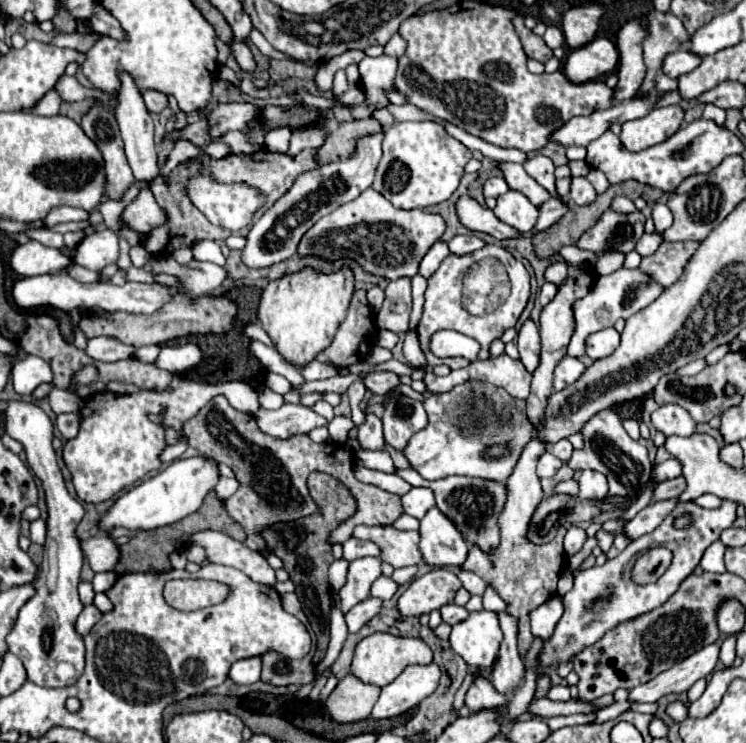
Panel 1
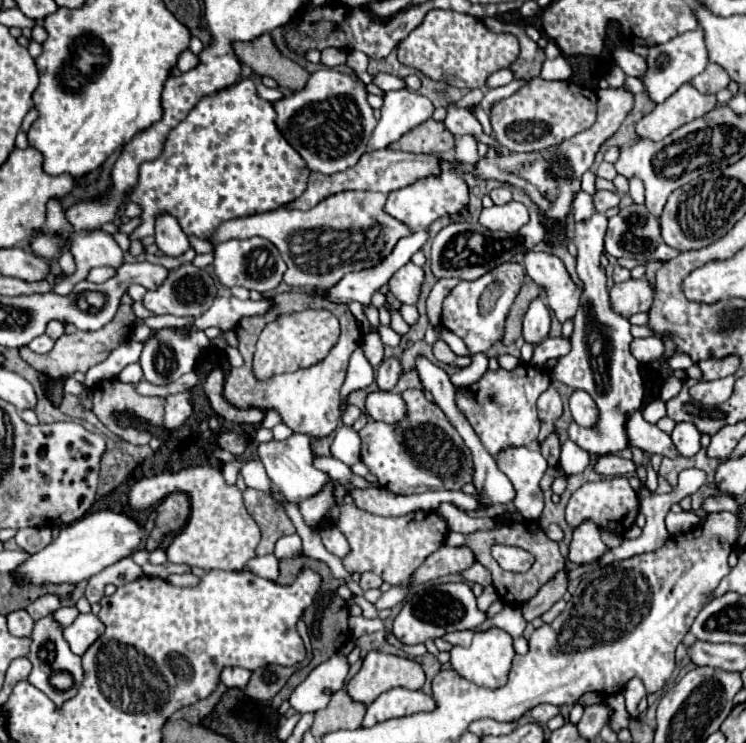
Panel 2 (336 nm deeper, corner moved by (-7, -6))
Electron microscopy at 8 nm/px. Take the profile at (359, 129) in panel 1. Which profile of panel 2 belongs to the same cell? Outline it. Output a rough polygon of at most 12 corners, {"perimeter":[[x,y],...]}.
{"perimeter":[[435,119],[403,135],[391,149],[449,155],[455,135]]}

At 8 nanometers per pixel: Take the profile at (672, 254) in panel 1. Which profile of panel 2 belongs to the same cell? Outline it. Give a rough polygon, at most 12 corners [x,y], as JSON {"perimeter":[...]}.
{"perimeter":[[645,279],[609,289],[611,309],[623,317],[649,311],[655,289]]}

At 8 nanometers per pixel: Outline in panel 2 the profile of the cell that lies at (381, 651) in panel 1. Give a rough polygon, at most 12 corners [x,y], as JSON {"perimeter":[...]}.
{"perimeter":[[369,651],[345,689],[369,705],[393,687],[421,689],[419,663]]}

